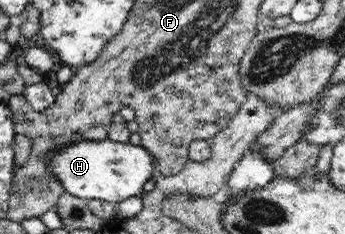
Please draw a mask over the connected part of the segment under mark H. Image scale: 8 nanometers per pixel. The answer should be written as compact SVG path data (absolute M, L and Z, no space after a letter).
M109 139L103 140L83 140L83 142L74 143L73 146L60 149L54 154L50 161L50 166L54 173L58 175L61 184L65 187L65 192L81 199L101 199L103 202L113 203L114 205L123 202L124 199L141 196L144 185L150 179L159 177L158 161L149 153L147 148L139 145L119 143Z

